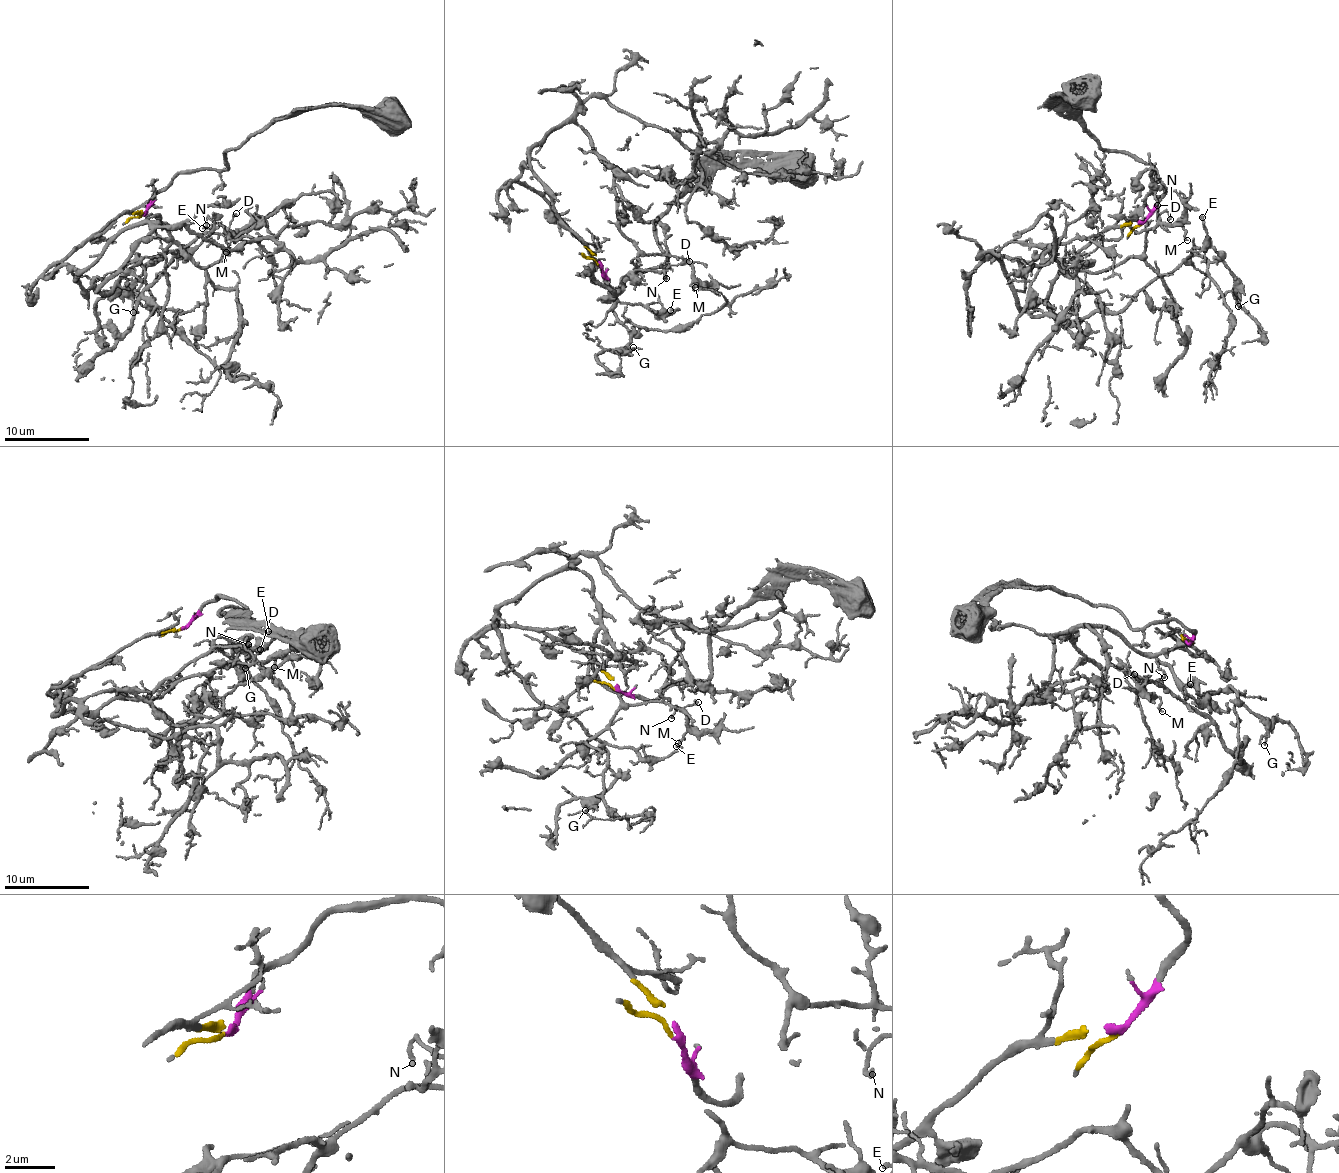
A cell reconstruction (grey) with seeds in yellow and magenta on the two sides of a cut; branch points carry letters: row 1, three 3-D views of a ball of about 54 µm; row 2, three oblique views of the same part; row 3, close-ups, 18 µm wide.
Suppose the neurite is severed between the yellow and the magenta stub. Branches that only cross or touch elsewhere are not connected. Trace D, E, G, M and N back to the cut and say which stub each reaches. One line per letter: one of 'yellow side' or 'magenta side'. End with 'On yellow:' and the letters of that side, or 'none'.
D: yellow side
E: yellow side
G: yellow side
M: yellow side
N: yellow side
On yellow: D, E, G, M, N

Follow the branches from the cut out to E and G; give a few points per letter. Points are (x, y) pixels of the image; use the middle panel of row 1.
E: (596, 264), (537, 193), (520, 184), (529, 158), (530, 170), (620, 301), (670, 314), (677, 308), (669, 311)
G: (596, 264), (520, 184), (529, 158), (602, 270), (630, 335), (628, 352), (633, 347)

